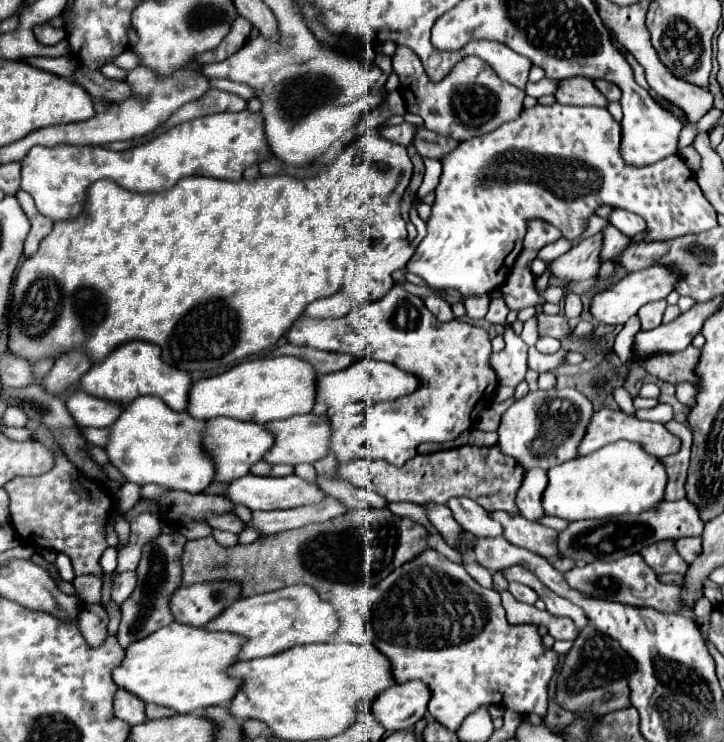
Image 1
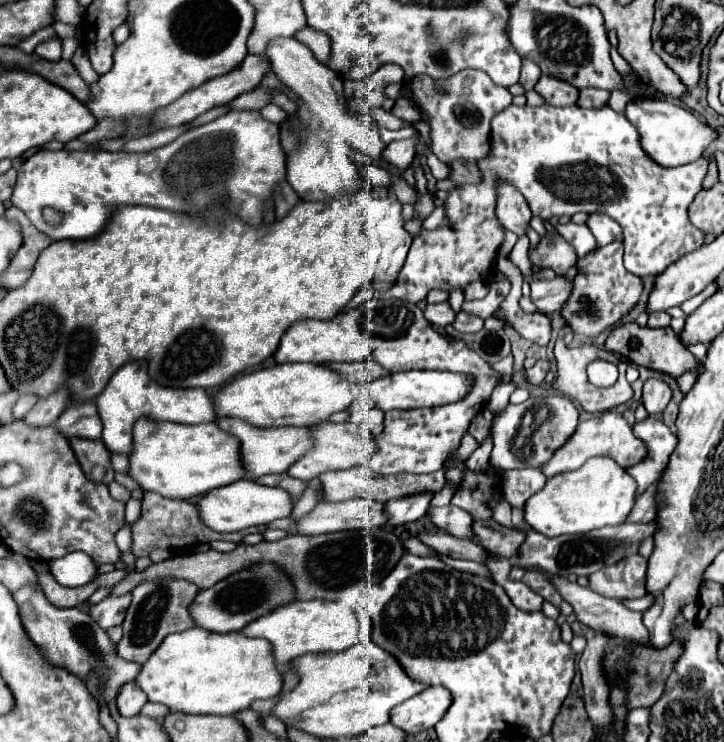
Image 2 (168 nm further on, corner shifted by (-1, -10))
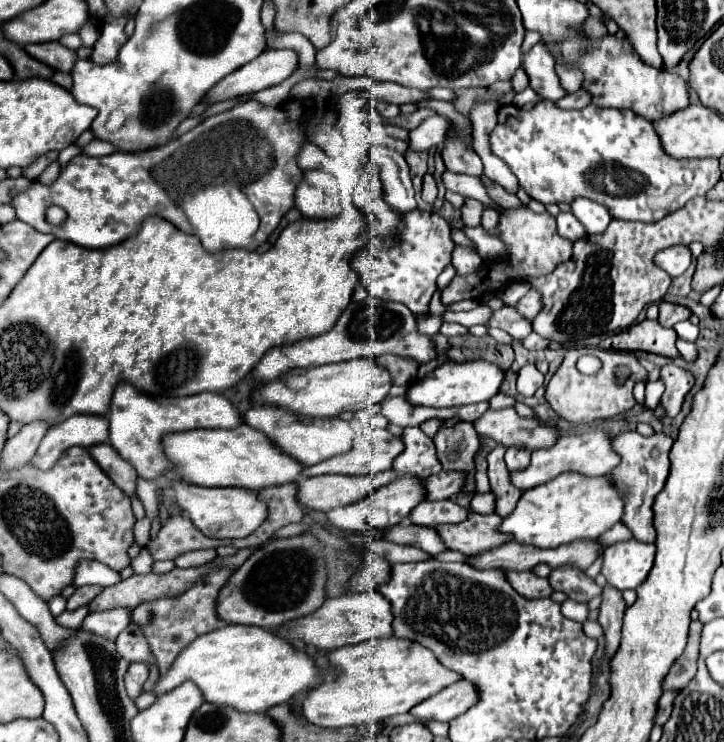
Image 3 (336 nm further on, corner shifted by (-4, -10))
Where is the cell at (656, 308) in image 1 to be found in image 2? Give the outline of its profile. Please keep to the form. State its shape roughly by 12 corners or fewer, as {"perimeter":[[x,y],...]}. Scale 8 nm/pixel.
{"perimeter":[[666,312],[650,314],[650,328],[666,328],[670,316]]}

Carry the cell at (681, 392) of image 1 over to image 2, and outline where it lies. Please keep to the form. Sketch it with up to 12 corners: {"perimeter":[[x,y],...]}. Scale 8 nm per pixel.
{"perimeter":[[686,370],[680,378],[680,390],[686,394],[696,382],[700,370]]}

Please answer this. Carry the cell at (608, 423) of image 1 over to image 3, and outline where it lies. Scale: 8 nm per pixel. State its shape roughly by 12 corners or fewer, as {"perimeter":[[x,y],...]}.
{"perimeter":[[607,430],[561,436],[535,450],[511,482],[529,490],[563,472],[607,474],[619,458]]}

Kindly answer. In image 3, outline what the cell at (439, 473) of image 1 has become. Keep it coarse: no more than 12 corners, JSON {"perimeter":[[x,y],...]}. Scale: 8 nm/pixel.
{"perimeter":[[393,470],[373,476],[313,476],[299,502],[331,510],[387,486]]}

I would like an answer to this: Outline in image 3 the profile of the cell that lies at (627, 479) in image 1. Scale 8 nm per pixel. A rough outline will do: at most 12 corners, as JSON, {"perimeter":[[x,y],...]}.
{"perimeter":[[607,474],[525,490],[499,530],[557,548],[601,536],[625,502]]}

